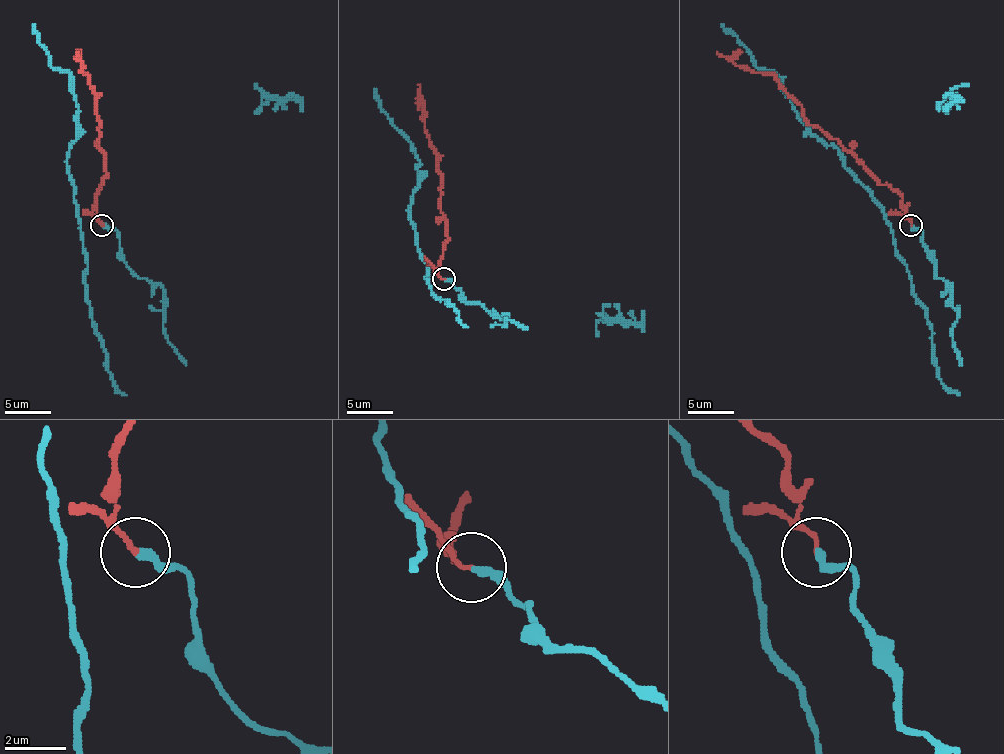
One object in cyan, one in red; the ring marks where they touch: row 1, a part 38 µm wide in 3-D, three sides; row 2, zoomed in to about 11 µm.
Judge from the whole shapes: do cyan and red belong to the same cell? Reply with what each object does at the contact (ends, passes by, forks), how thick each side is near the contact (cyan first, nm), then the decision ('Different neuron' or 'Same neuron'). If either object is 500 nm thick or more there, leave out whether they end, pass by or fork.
At the ring cyan ends. At the ring red ends. Thickness 280 nm (cyan) against 150 nm. Same neuron

